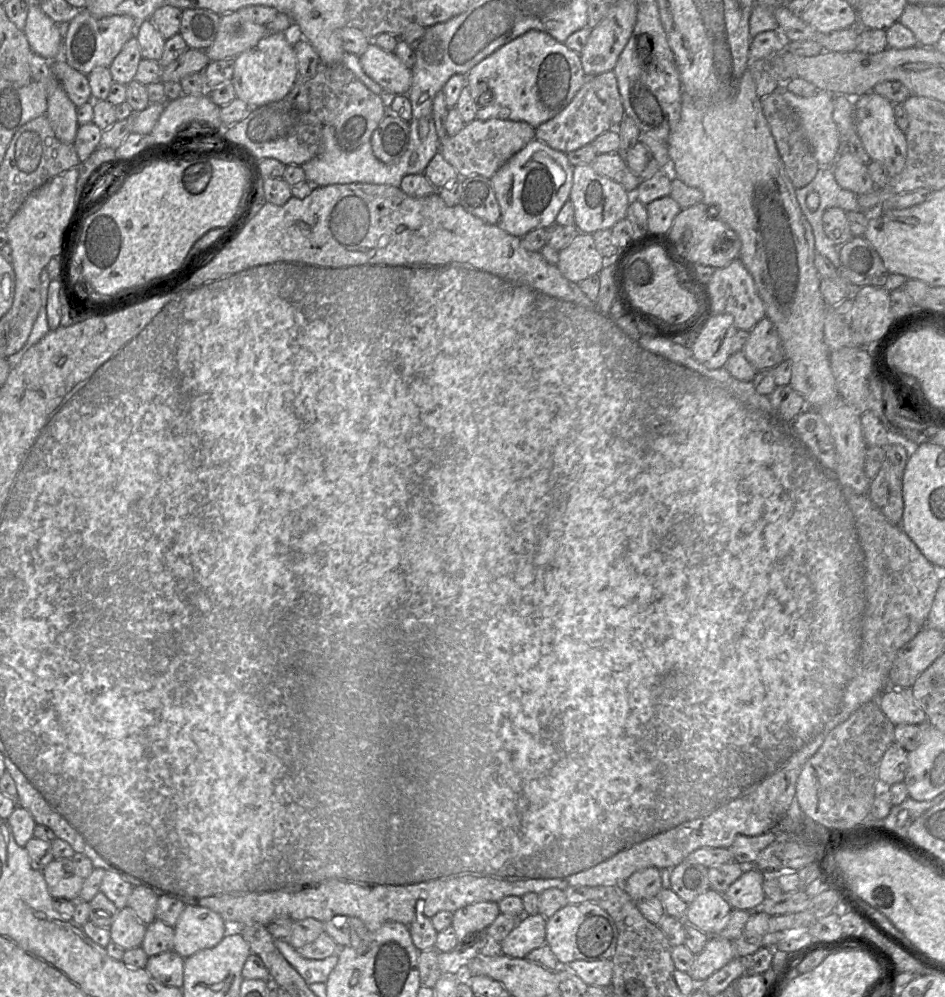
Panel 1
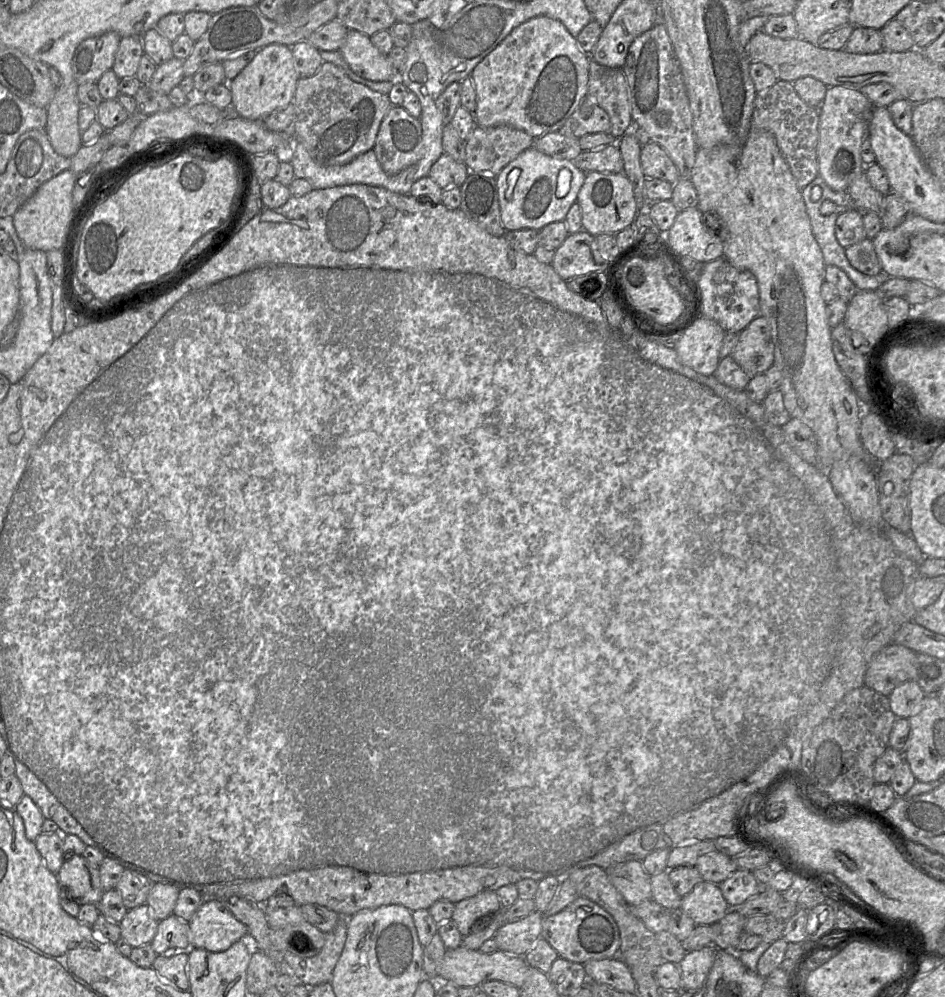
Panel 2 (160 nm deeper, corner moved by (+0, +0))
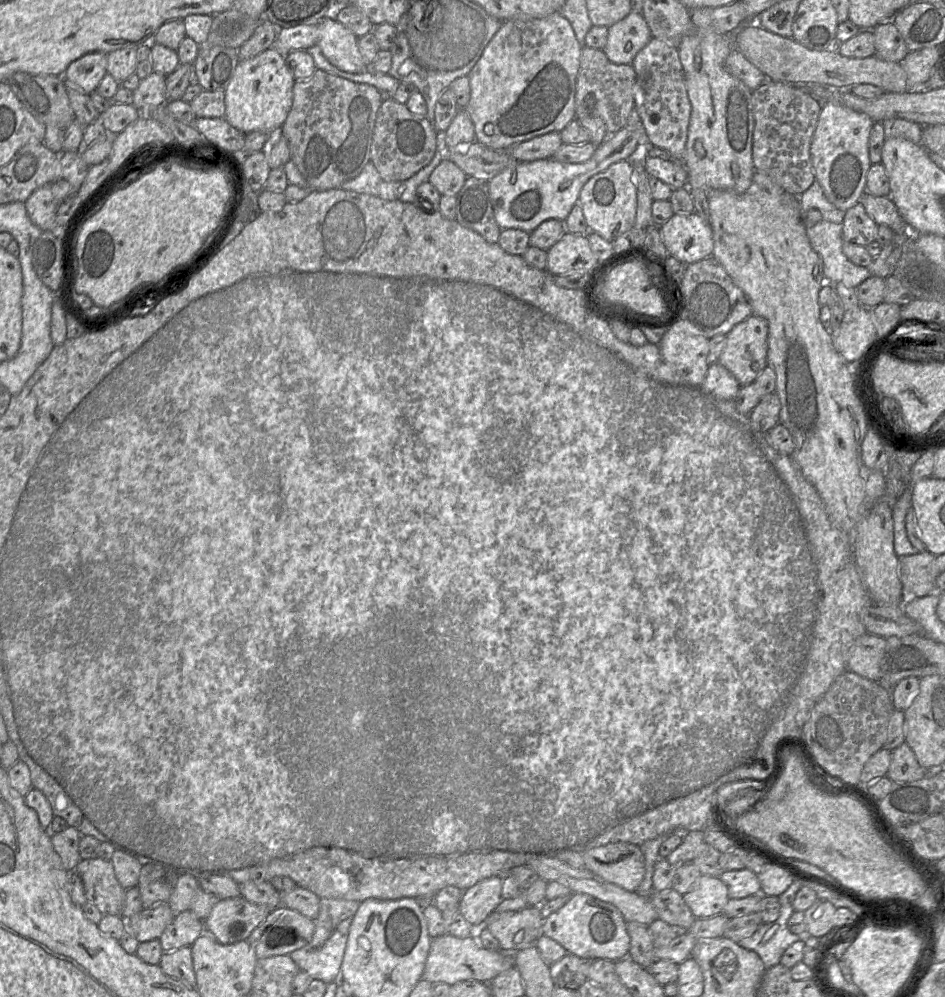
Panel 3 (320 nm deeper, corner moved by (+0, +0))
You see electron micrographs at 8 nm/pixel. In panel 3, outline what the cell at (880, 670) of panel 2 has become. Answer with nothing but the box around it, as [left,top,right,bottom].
[847,632,887,682]

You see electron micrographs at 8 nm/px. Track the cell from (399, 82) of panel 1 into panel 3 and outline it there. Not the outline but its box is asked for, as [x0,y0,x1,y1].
[317,18,367,73]

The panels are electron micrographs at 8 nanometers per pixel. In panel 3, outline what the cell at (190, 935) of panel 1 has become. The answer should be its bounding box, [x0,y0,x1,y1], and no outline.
[203,897,271,944]

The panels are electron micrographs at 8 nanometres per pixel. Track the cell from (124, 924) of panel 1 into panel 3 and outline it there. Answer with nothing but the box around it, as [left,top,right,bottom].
[126,903,174,943]

